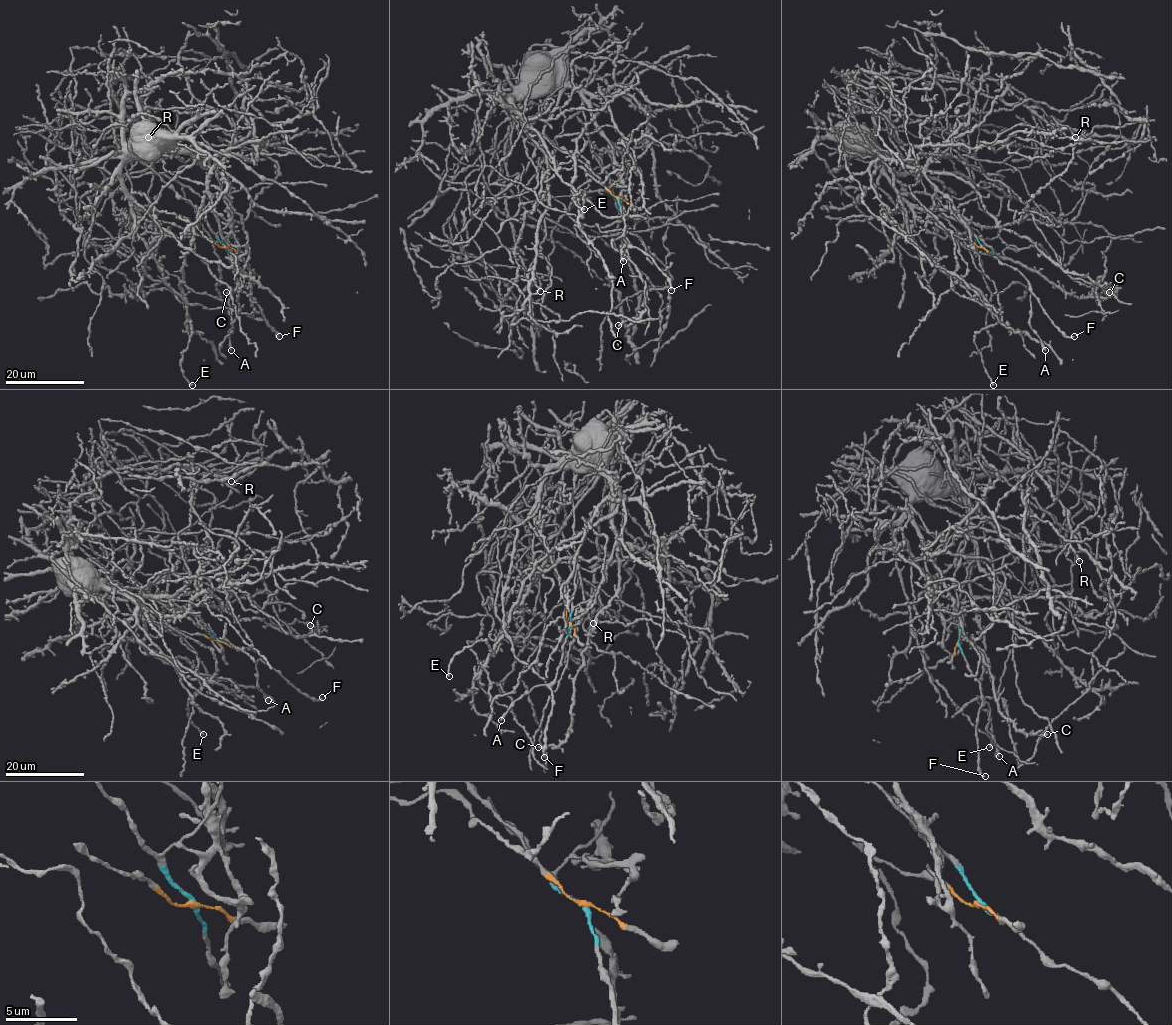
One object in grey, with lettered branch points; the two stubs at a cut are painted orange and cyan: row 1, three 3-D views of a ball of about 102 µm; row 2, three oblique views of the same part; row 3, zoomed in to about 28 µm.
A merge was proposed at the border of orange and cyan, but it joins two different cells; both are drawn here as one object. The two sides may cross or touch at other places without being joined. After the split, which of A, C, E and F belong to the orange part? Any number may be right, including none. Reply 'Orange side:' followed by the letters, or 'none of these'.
Orange side: C, E

